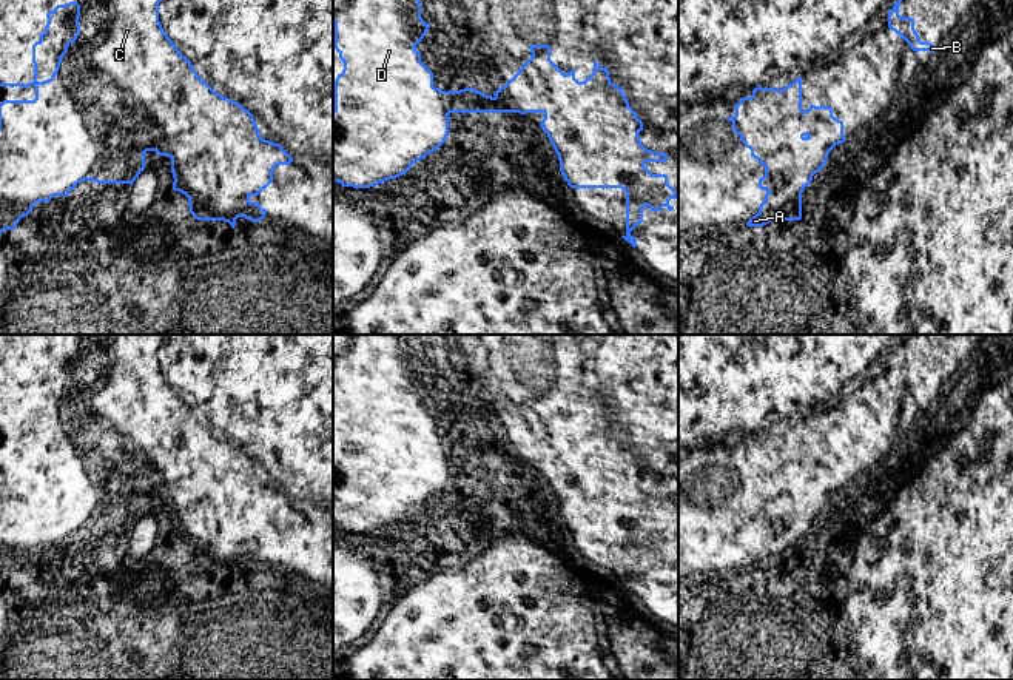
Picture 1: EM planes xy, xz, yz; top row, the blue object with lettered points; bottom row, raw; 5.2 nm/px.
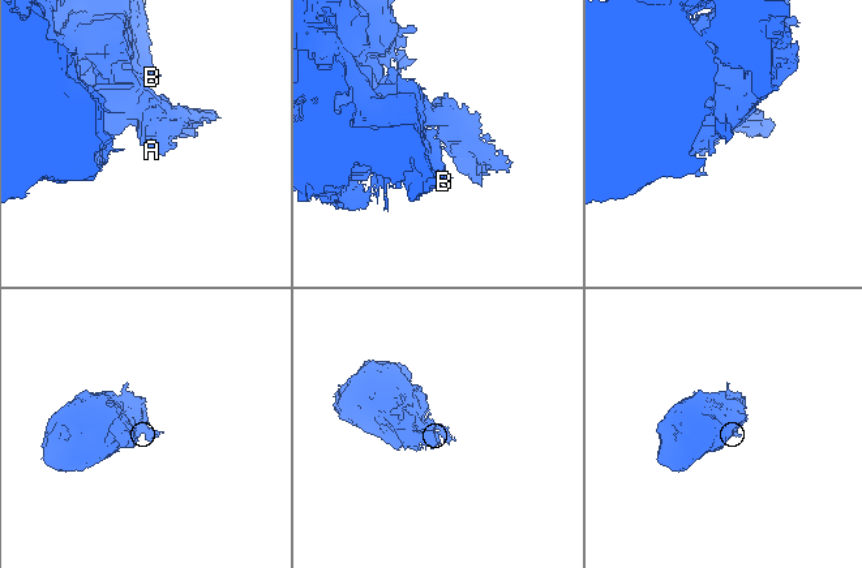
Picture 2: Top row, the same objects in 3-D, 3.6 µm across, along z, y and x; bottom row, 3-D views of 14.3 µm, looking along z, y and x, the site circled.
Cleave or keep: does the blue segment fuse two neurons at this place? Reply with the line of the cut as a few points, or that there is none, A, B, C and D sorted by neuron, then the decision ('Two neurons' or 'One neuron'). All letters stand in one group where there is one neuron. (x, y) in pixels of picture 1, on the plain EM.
Split along xy (230, 446), (205, 454), (204, 500), (176, 521). Groups: A / B C D. Two neurons

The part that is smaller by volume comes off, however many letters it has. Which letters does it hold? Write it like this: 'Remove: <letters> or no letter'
Remove: A

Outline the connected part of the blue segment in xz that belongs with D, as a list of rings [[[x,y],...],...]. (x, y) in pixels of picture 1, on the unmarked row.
[[[333,335],[335,395],[344,415],[335,426],[333,455],[333,527],[342,532],[370,534],[406,520],[412,510],[436,497],[449,481],[450,458],[544,458],[547,439],[521,439],[498,447],[473,433],[443,436],[433,432],[433,418],[415,393],[430,370],[421,364],[418,338],[409,335]]]

